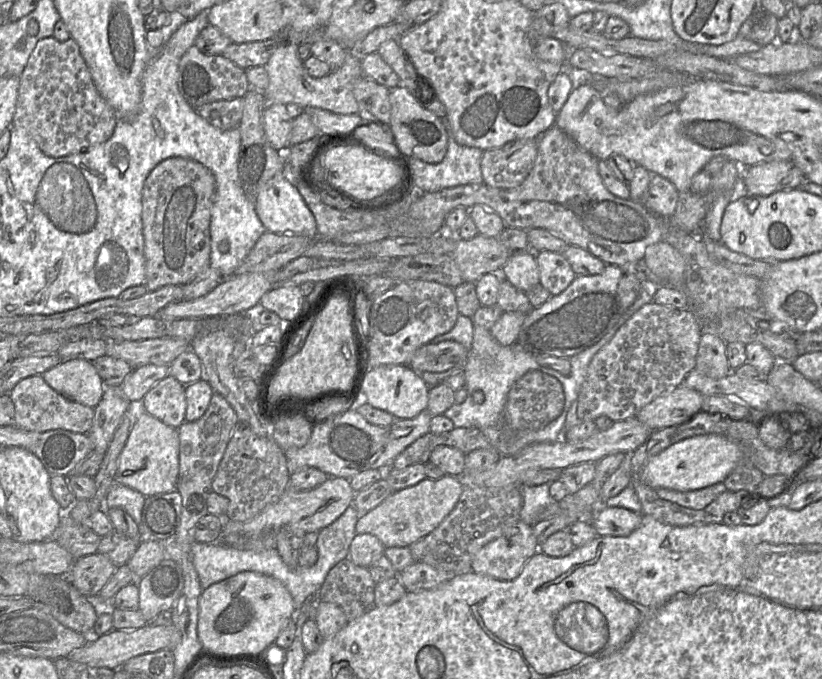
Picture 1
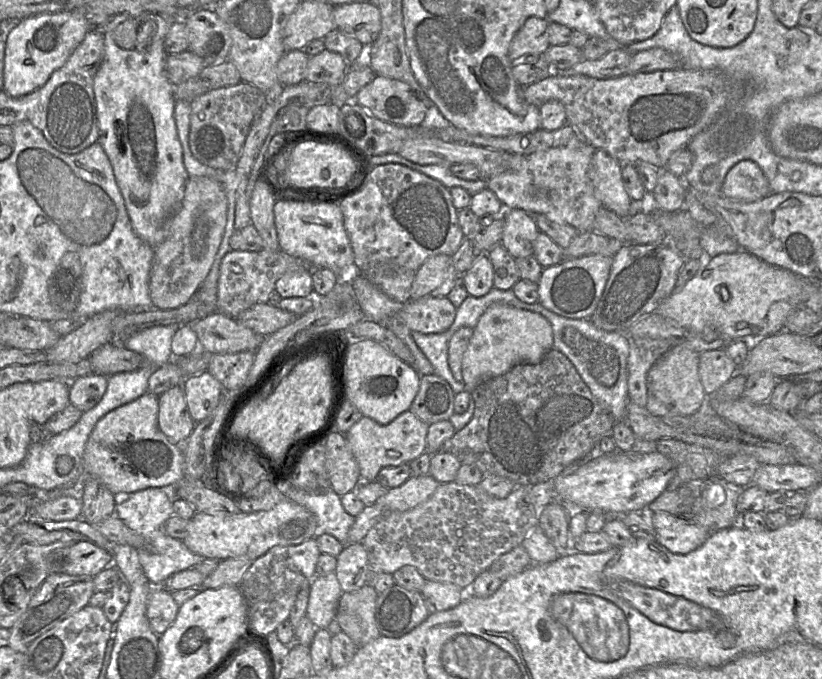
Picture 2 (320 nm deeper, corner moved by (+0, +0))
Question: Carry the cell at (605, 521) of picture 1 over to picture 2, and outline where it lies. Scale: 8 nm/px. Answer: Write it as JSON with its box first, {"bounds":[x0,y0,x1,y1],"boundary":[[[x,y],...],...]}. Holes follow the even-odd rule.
{"bounds":[652,512,711,554],"boundary":[[[667,512],[652,514],[655,540],[676,554],[687,554],[700,547],[711,532]]]}

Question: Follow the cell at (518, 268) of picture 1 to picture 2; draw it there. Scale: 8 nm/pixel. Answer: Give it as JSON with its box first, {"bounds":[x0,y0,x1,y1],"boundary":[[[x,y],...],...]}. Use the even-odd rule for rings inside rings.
{"bounds":[502,209,540,258],"boundary":[[[505,209],[502,234],[503,247],[515,258],[533,255],[534,243],[540,232],[534,215],[522,209]]]}

